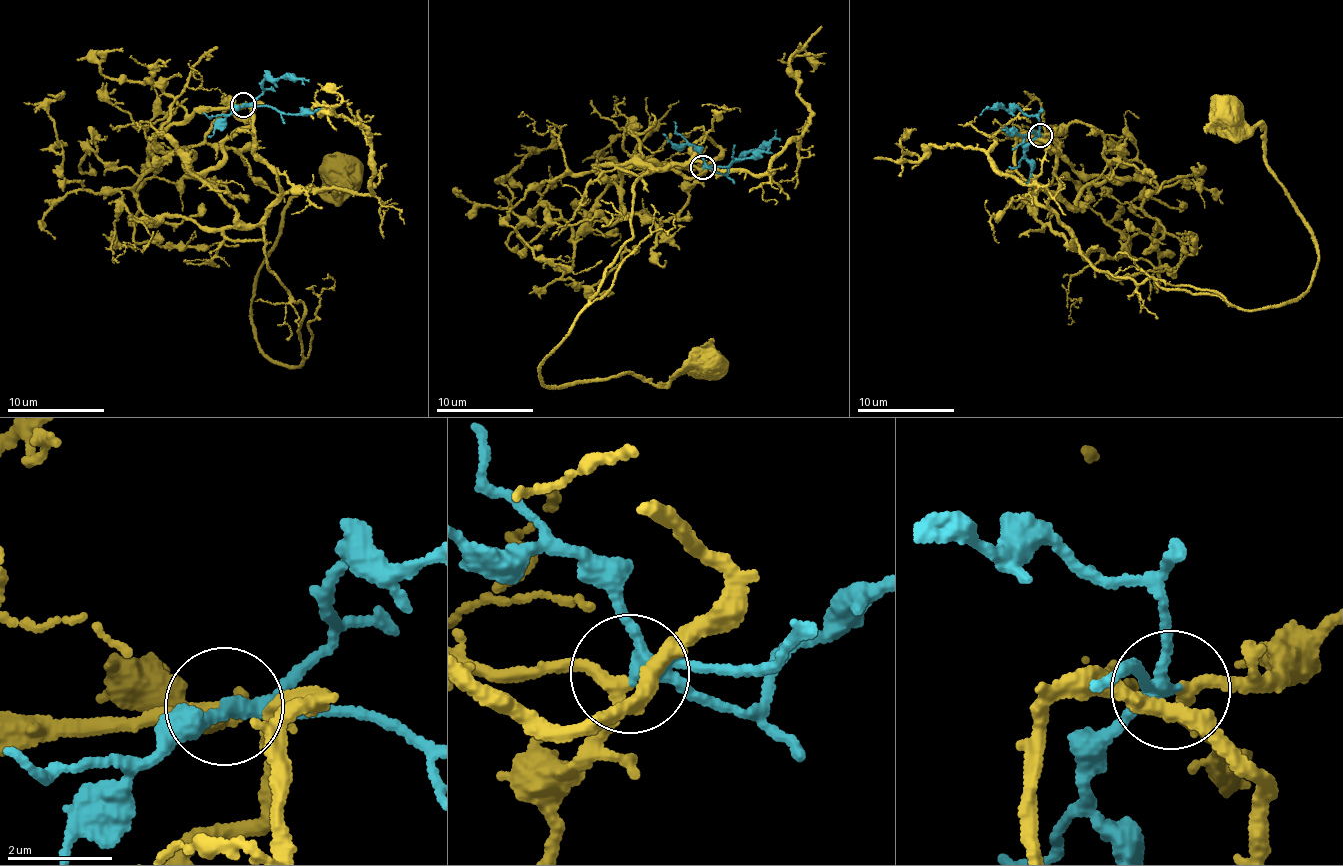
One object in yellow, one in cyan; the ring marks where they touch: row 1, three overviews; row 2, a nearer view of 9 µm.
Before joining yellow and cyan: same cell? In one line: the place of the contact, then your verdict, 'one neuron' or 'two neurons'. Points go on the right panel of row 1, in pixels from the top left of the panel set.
place (1040, 135); one neuron

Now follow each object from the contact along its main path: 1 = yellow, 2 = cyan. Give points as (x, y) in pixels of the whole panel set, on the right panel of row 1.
1: (1040, 136), (1060, 156), (1037, 219), (1104, 271), (1255, 311), (1308, 288), (1316, 242), (1231, 111)
2: (1039, 136), (1036, 134), (1038, 121), (1021, 111), (1015, 112), (999, 103), (980, 116)

